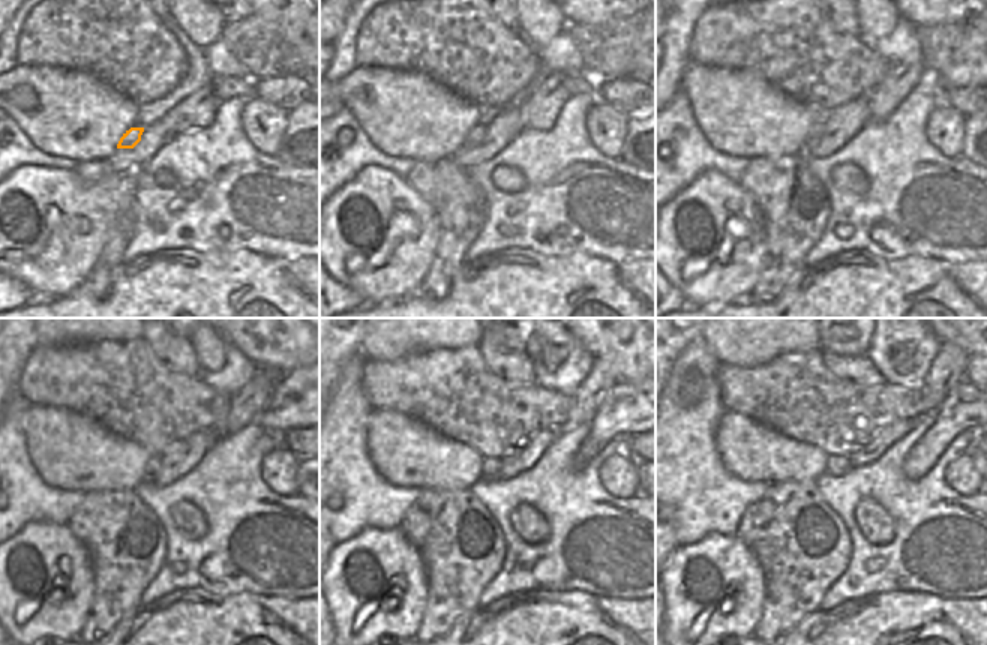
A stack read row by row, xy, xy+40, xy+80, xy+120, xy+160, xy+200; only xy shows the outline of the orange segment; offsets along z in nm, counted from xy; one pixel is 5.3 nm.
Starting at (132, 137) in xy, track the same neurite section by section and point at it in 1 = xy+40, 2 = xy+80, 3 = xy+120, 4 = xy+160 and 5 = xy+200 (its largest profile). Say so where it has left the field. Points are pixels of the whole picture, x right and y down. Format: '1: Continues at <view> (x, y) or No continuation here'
1: Continues at xy+40 (474, 137)
2: Continues at xy+80 (812, 140)
3: Continues at xy+120 (152, 467)
4: Continues at xy+160 (491, 465)
5: Continues at xy+200 (837, 467).

